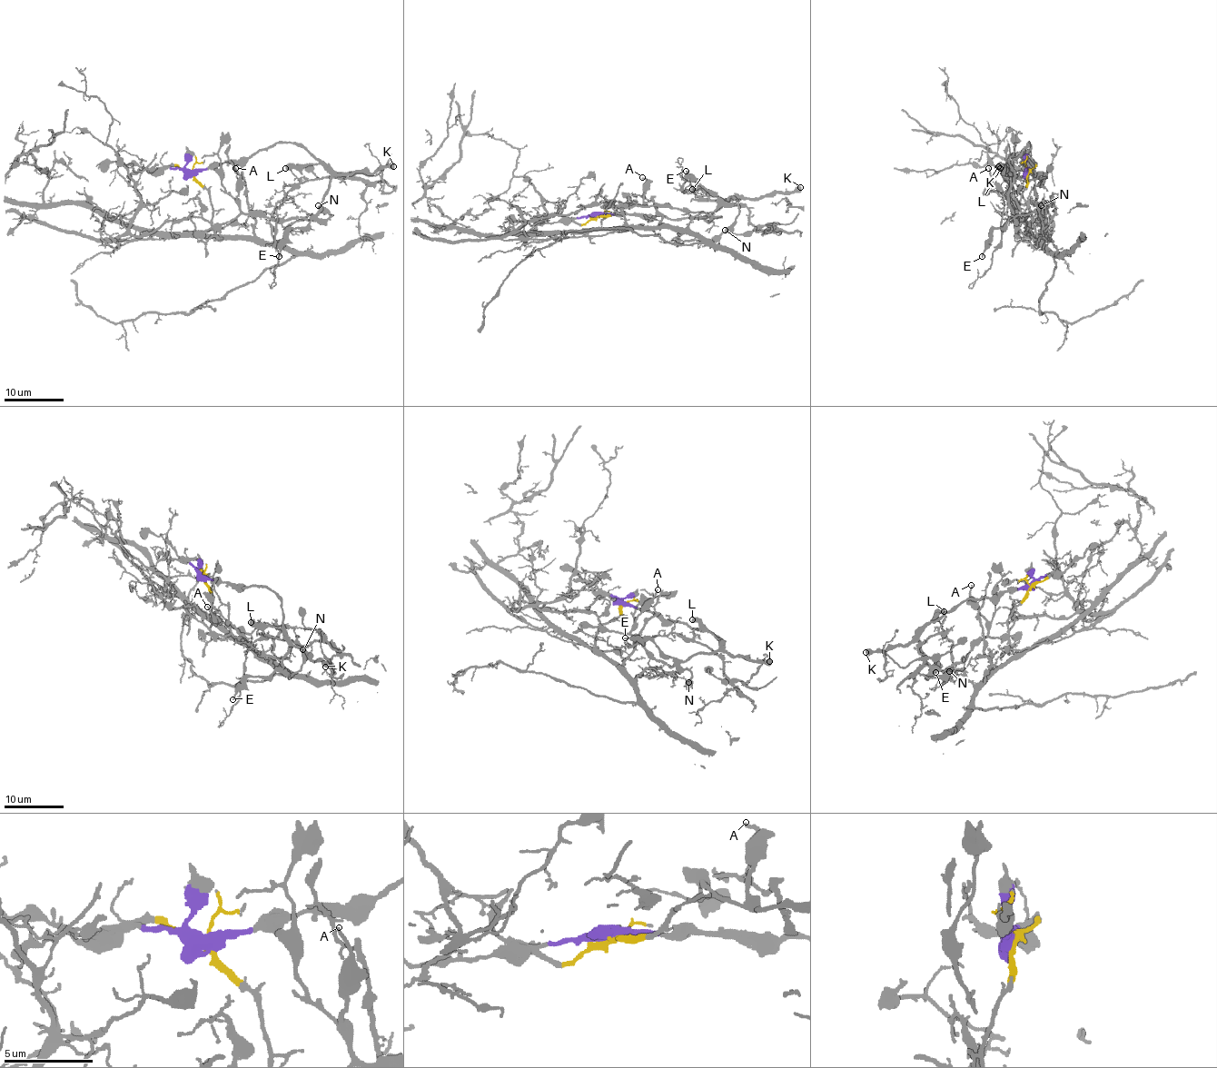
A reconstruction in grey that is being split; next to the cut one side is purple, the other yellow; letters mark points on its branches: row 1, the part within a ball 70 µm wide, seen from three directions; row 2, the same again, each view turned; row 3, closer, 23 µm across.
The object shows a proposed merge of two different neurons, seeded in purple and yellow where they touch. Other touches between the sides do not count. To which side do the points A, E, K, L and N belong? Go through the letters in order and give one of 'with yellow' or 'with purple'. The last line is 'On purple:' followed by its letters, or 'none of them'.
A: with purple
E: with purple
K: with purple
L: with purple
N: with purple
On purple: A, E, K, L, N

